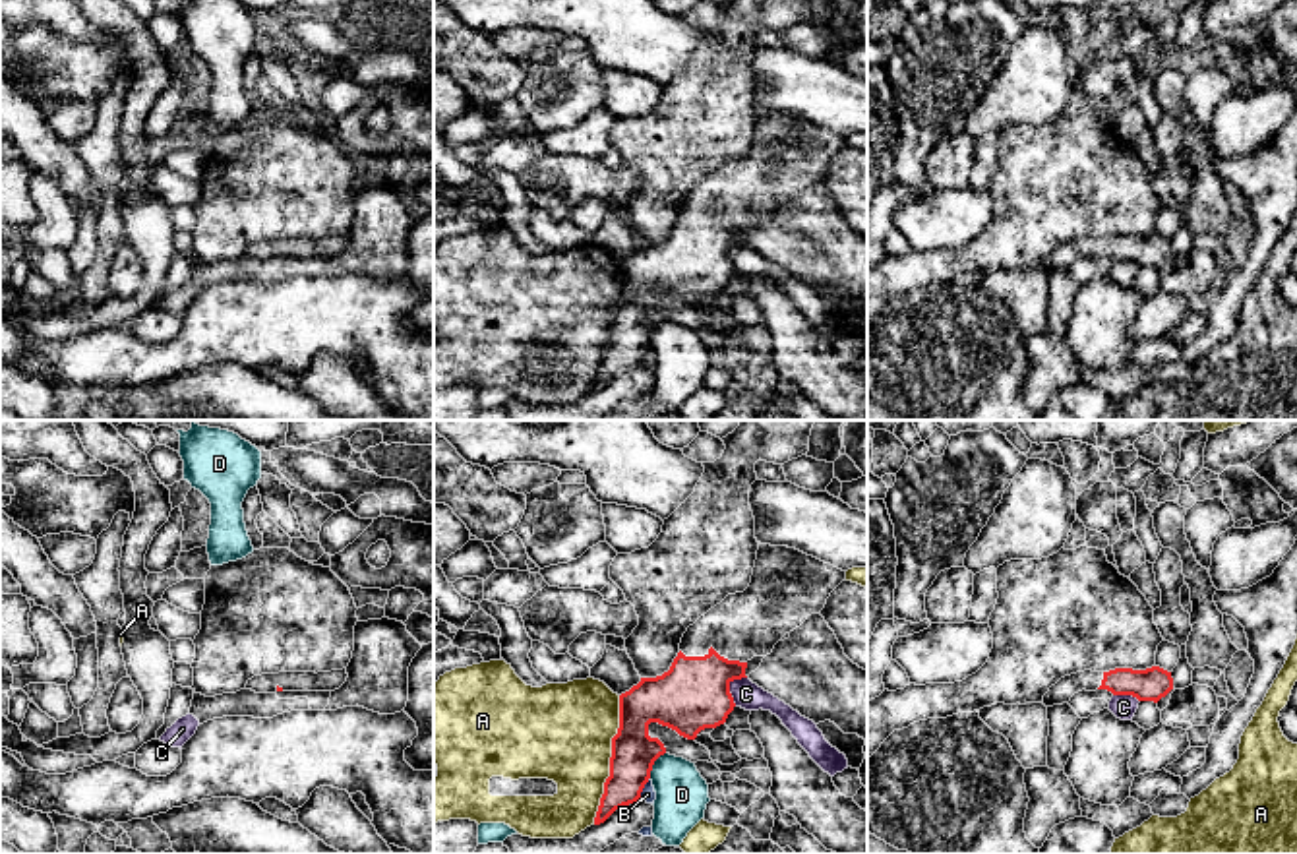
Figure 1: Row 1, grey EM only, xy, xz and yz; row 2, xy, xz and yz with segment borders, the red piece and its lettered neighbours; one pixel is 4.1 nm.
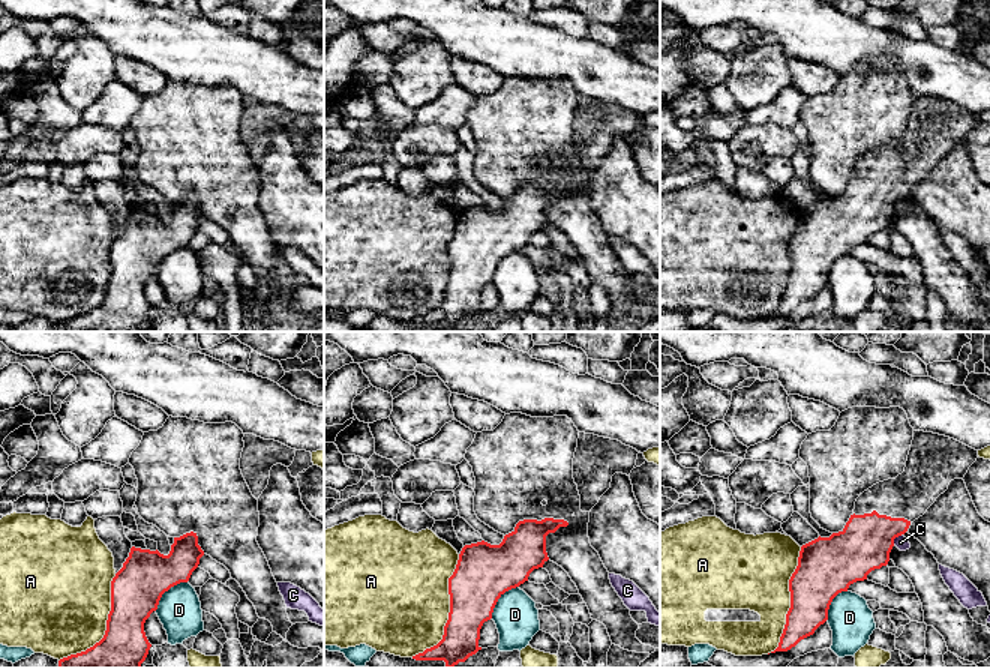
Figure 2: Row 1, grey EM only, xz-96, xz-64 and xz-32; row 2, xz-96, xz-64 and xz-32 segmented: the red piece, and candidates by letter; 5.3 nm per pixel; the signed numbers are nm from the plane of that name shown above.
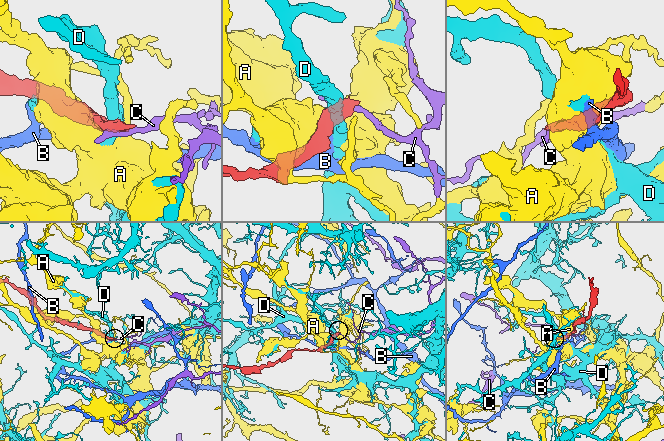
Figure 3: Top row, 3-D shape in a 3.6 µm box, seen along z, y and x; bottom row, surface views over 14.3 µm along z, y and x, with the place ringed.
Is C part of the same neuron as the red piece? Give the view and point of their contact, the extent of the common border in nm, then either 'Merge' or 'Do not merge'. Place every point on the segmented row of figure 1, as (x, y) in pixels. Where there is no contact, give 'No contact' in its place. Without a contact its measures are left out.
Touches red at xz (728, 688). Shared border 140 nm. Do not merge

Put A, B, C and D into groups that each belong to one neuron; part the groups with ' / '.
A / B / C / D

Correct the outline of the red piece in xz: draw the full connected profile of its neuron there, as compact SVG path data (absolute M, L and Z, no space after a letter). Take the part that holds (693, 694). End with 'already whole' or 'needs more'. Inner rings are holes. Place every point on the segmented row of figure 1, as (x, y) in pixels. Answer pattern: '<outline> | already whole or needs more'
M759 542L749 587L687 627L668 672L641 678L619 695L619 728L594 825L639 802L654 761L666 753L664 744L648 736L650 722L687 740L724 724L736 707L730 684L747 678L747 662L770 655L786 633L819 614L842 581L846 571L830 564Z | needs more

